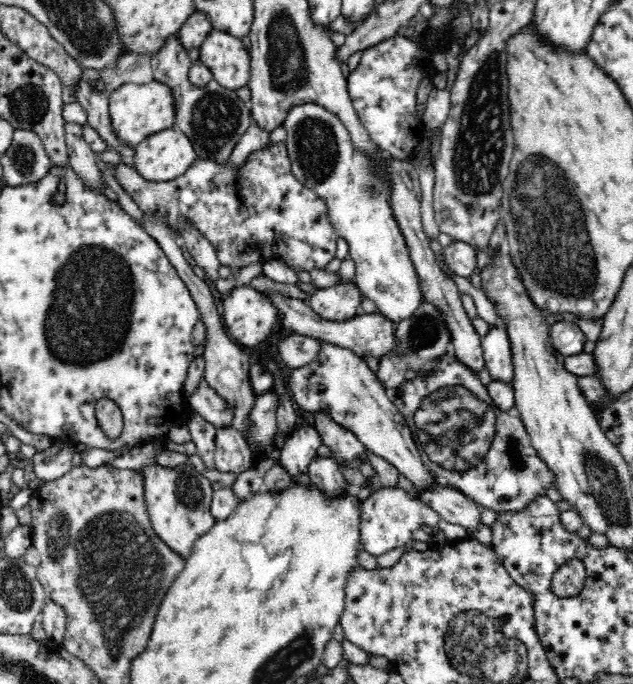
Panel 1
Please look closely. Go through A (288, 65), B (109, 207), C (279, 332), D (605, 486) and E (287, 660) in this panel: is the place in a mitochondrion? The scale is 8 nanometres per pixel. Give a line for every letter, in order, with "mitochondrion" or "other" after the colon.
A: mitochondrion
B: other
C: other
D: mitochondrion
E: mitochondrion

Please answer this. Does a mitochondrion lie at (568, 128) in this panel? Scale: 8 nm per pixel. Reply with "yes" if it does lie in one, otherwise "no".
no

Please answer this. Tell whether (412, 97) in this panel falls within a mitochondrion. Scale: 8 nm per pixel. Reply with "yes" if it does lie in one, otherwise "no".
no

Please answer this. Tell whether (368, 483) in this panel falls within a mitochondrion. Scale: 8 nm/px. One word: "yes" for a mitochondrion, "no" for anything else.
no

